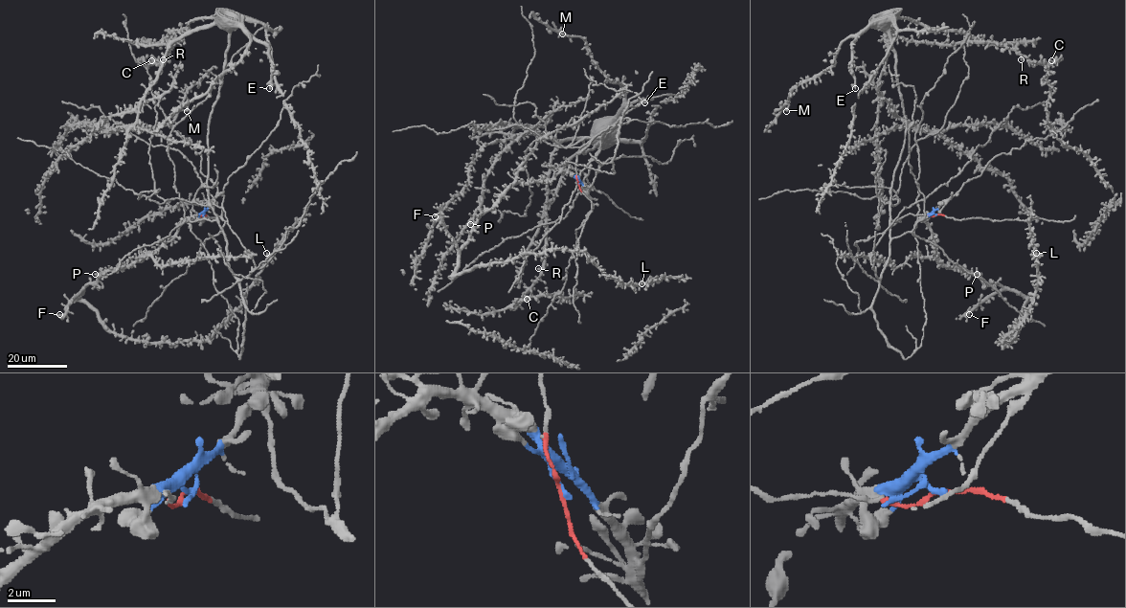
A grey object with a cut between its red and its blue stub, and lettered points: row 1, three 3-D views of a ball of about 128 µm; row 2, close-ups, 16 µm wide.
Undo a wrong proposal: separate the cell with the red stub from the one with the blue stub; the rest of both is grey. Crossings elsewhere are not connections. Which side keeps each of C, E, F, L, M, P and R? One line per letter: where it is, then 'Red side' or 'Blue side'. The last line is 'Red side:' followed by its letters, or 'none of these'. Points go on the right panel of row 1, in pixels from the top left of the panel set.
C: Place: (1051, 60). Red side
E: Place: (855, 88). Red side
F: Place: (969, 314). Blue side
L: Place: (1036, 253). Blue side
M: Place: (786, 111). Red side
P: Place: (977, 274). Blue side
R: Place: (1021, 59). Red side
Red side: C, E, M, R

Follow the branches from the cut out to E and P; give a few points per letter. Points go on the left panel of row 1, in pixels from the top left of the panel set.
E: (203, 213), (216, 219), (207, 181), (209, 120), (234, 28), (241, 27), (268, 46), (269, 88)
P: (203, 213), (187, 219), (169, 240), (152, 252), (145, 252), (132, 264), (107, 269), (99, 276), (94, 274)

